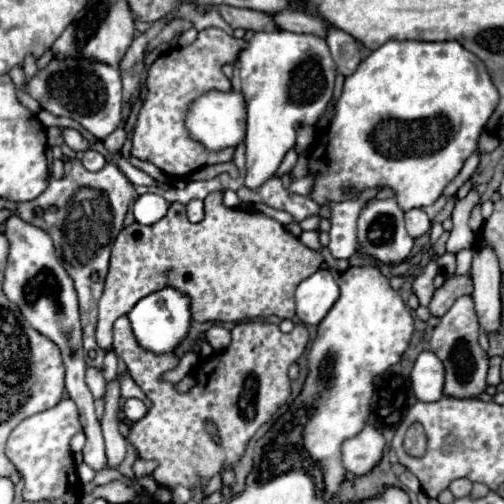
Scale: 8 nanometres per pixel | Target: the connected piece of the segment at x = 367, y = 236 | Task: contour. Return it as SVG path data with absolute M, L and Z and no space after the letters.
M372 200L364 206L358 218L358 244L362 244L364 252L372 254L376 260L388 266L400 264L410 256L414 240L404 228L404 212L398 208L396 200Z

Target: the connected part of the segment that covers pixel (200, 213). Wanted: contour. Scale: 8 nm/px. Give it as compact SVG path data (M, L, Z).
M190 200L186 204L186 214L188 214L188 220L190 222L200 222L204 218L204 206L202 206L202 200Z

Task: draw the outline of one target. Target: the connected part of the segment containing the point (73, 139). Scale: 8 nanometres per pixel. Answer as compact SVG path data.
M60 128L60 134L62 134L64 142L66 142L72 150L80 152L80 150L86 150L86 148L88 148L88 140L86 140L76 128Z

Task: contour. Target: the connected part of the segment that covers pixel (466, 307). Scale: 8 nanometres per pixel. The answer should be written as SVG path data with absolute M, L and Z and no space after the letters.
M470 294L460 296L454 306L440 318L440 324L434 328L430 350L438 354L446 368L444 394L454 398L472 398L486 390L486 372L488 372L488 354L478 344L478 320L474 310L474 300Z

